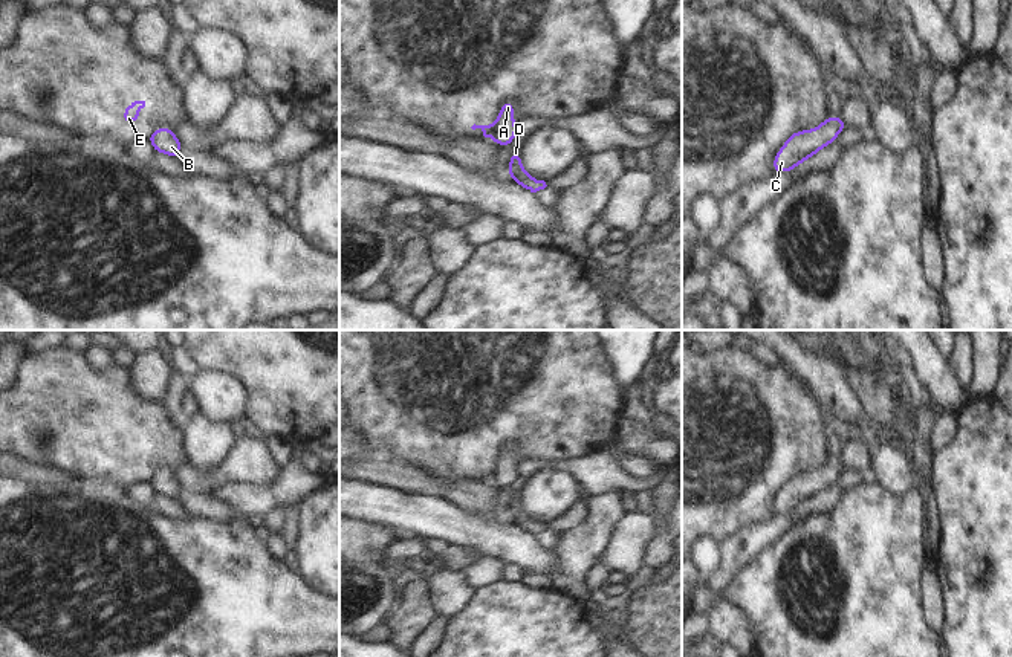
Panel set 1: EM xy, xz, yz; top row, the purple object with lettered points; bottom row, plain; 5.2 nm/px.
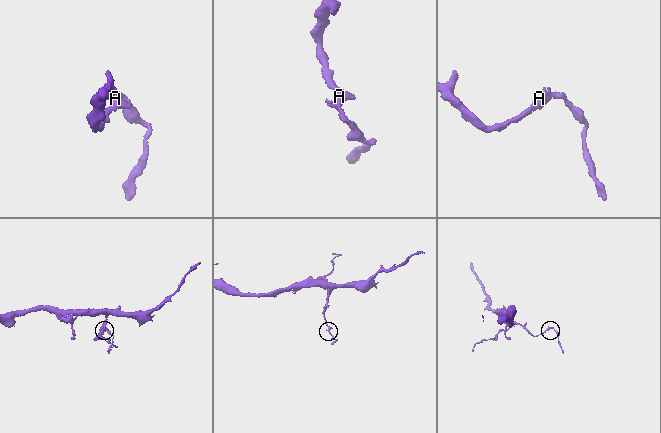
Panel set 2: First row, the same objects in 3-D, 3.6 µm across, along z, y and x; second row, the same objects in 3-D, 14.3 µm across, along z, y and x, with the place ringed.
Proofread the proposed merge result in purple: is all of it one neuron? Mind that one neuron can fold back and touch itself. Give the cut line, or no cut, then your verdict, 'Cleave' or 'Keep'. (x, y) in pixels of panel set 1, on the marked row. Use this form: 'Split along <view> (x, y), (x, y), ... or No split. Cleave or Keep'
No split. Keep

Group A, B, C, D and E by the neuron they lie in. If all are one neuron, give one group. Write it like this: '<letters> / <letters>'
A B C D E

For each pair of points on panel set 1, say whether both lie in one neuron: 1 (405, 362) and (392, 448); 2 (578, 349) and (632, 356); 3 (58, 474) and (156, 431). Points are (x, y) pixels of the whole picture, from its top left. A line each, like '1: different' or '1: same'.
1: same
2: different
3: same

